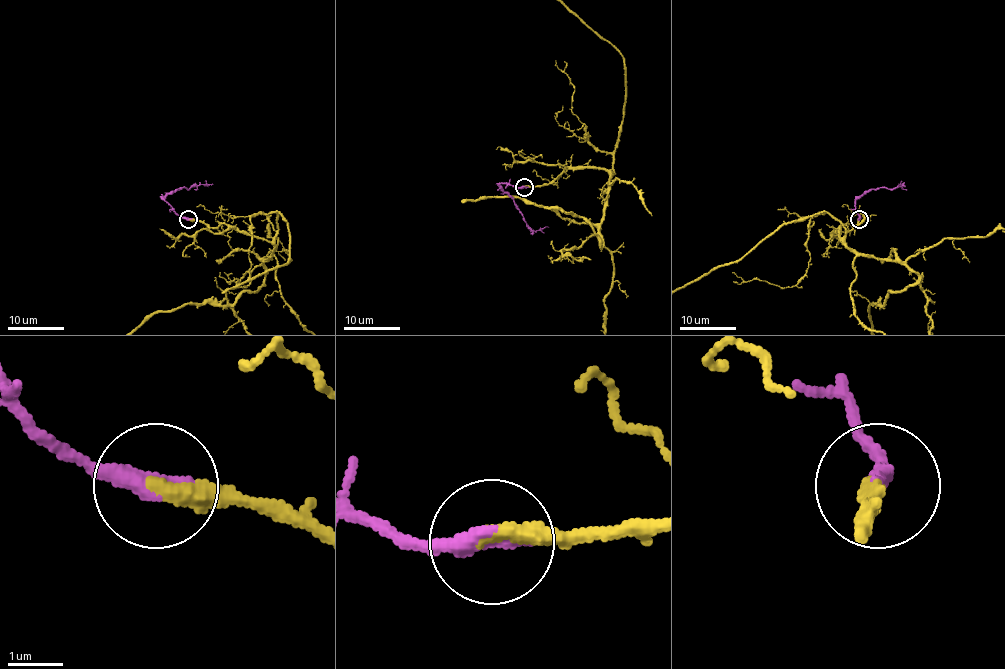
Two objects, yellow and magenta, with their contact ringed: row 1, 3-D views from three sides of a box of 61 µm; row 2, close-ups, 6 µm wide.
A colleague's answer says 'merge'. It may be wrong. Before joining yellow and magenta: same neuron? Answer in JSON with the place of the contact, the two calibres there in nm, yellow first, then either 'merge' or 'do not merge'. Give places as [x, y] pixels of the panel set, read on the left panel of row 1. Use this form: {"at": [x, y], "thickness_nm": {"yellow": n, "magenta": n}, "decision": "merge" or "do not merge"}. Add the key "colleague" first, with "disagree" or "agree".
{"colleague": "agree", "at": [188, 219], "thickness_nm": {"yellow": 360, "magenta": 360}, "decision": "merge"}

